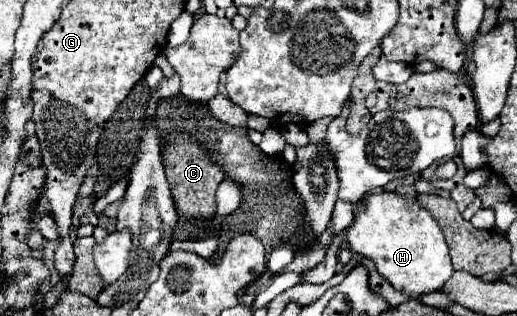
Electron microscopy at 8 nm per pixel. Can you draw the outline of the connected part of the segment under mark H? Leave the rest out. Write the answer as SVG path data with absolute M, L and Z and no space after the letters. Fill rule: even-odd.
M383 192L357 200L345 240L353 252L373 260L379 274L407 296L435 292L453 274L443 232L437 220L419 204L417 196L405 198L395 192Z

